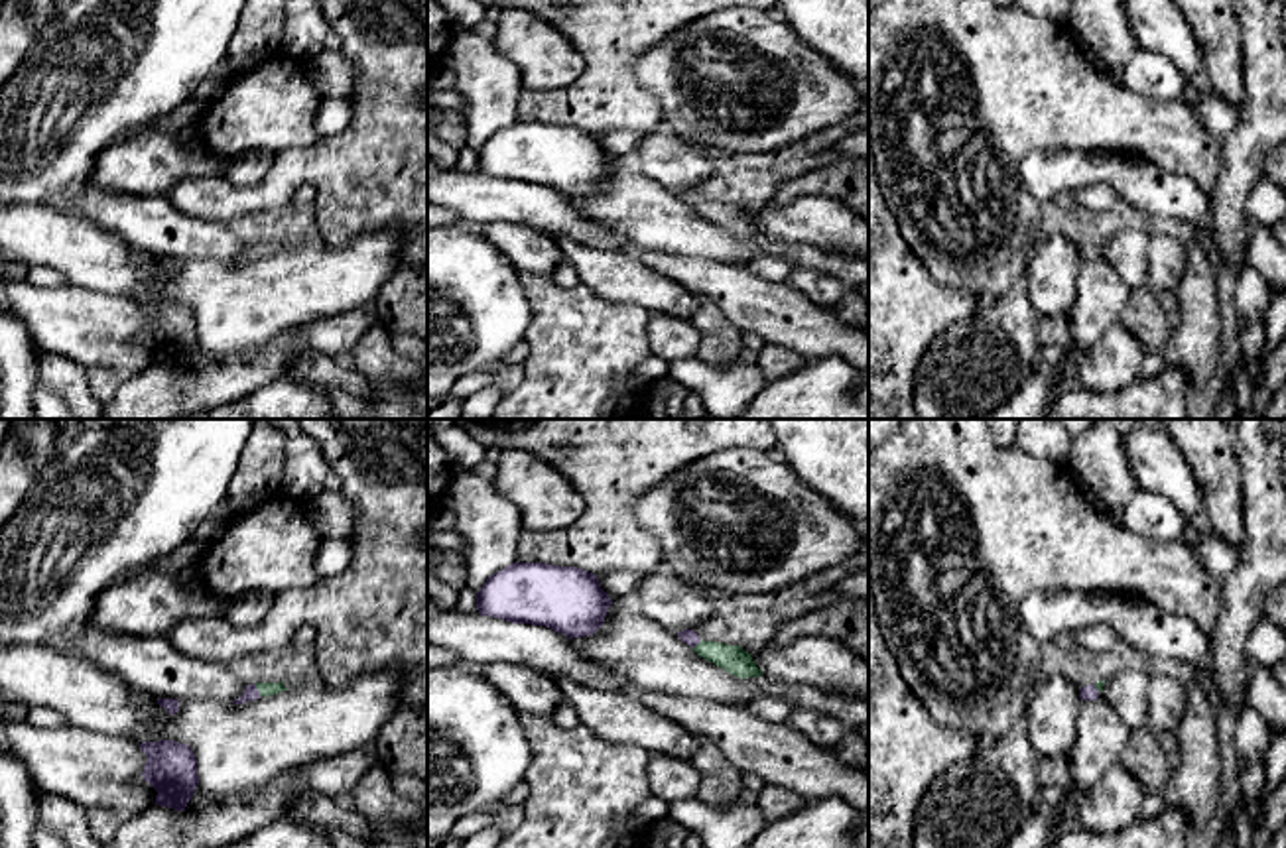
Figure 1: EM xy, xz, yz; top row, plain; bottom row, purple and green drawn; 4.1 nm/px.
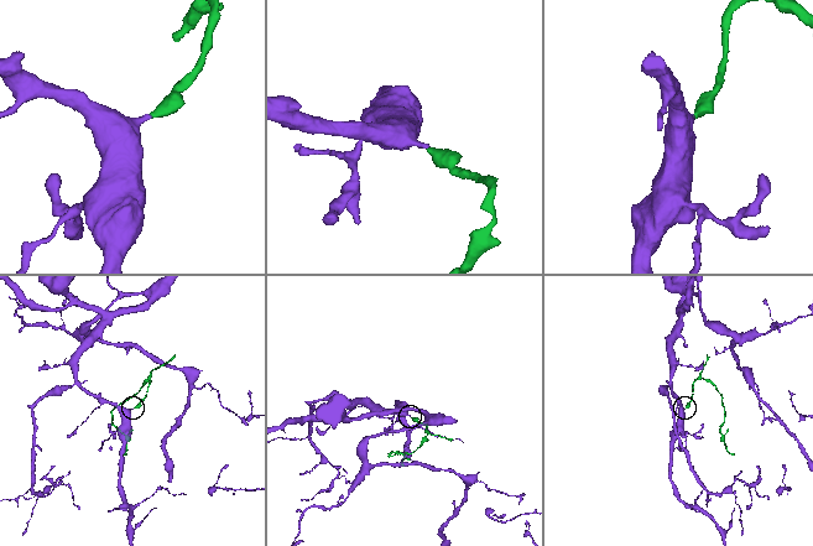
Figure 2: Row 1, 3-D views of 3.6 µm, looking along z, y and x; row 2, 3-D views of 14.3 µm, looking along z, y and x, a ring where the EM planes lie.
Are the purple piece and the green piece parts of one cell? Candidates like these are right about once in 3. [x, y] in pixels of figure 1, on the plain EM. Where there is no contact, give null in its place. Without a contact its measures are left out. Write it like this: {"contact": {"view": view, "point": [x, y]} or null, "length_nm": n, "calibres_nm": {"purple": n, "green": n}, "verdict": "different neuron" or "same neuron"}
{"contact": {"view": "xy", "point": [258, 250]}, "length_nm": 50, "calibres_nm": {"purple": 60, "green": 60}, "verdict": "same neuron"}

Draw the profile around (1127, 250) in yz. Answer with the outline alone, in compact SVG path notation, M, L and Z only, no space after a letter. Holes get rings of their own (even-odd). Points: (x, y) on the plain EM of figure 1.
M1142 228L1121 230L1107 238L1101 258L1113 264L1125 285L1132 291L1146 285L1148 279L1148 244L1152 234Z

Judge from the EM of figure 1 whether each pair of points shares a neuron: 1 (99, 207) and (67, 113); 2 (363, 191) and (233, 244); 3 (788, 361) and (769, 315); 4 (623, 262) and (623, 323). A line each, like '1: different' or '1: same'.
1: different
2: different
3: different
4: different

